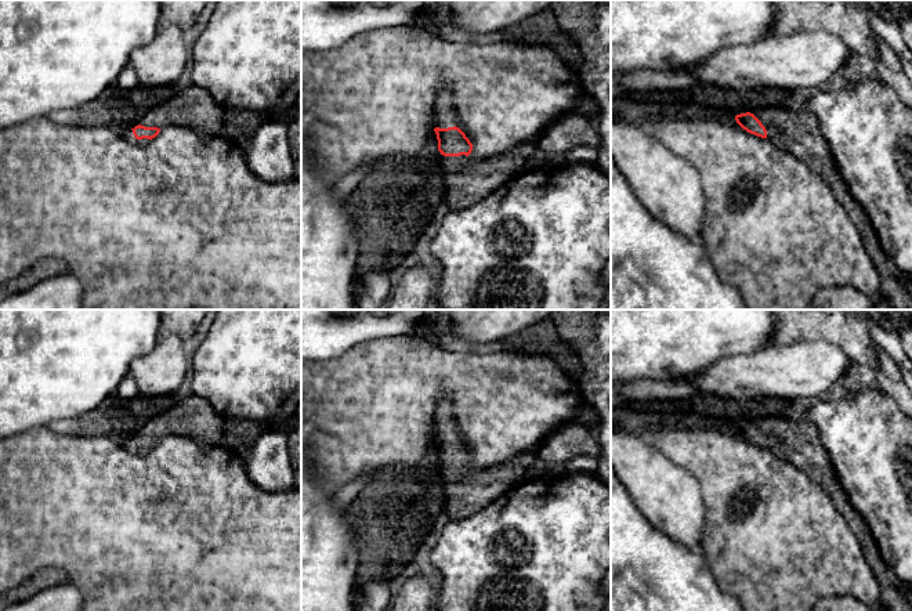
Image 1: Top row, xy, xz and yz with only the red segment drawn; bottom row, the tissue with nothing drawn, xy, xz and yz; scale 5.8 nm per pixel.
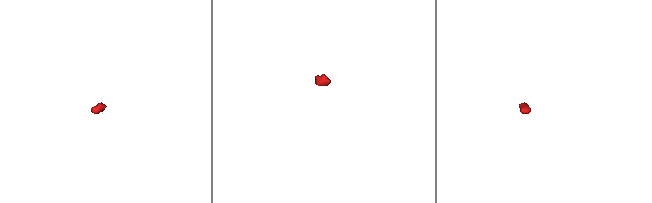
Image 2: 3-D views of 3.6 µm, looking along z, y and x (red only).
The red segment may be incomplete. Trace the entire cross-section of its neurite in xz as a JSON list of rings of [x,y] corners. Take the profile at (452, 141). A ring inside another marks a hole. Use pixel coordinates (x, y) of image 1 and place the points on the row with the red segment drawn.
[[[442,86],[435,101],[434,131],[441,152],[445,200],[450,210],[463,210],[511,180],[538,149],[540,134],[504,155],[475,160],[470,156],[473,144],[456,123],[452,90]]]

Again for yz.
[[[768,106],[737,115],[735,120],[748,133],[768,138],[775,147],[804,160],[811,171],[828,184],[855,224],[866,253],[879,272],[879,294],[895,310],[912,310],[912,275],[898,268],[882,249],[869,216],[857,203],[836,167],[817,118],[810,111]]]

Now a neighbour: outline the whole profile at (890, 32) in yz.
[[[871,15],[871,26],[876,36],[897,54],[908,79],[912,83],[912,53],[902,39],[900,24],[884,21],[877,15]]]

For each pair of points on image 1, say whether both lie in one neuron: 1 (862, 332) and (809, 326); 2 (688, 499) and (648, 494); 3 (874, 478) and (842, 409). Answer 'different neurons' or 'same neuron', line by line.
1: same neuron
2: same neuron
3: same neuron

